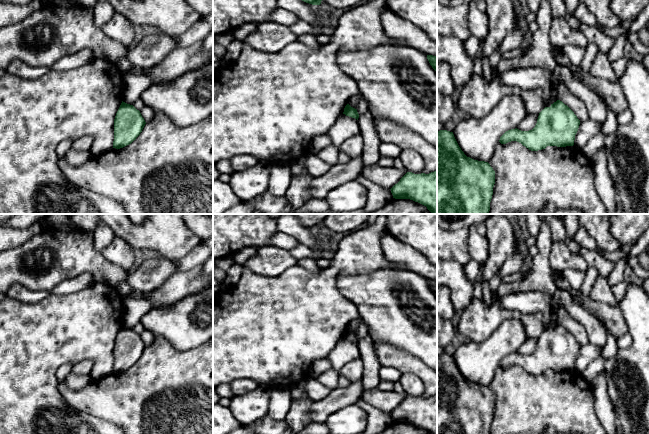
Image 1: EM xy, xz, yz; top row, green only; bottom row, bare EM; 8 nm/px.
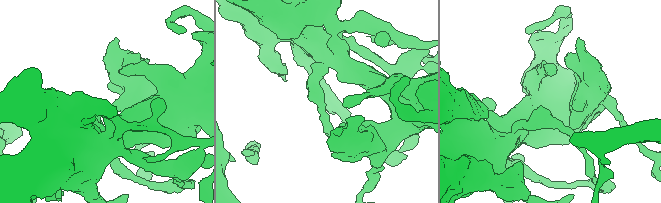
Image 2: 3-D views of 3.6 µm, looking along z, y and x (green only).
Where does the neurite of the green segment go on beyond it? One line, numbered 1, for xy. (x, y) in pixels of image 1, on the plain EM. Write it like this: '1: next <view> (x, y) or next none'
1: next none

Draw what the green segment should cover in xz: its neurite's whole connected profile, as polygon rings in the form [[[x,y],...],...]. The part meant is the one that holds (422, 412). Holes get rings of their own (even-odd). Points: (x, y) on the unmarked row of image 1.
[[[437,394],[429,398],[407,396],[390,414],[395,423],[410,423],[437,434]]]

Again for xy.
[[[122,325],[114,343],[113,372],[131,368],[142,356],[146,346],[139,334]]]

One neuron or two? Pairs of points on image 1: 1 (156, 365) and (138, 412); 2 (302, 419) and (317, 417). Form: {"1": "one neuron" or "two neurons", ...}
{"1": "one neuron", "2": "two neurons"}

